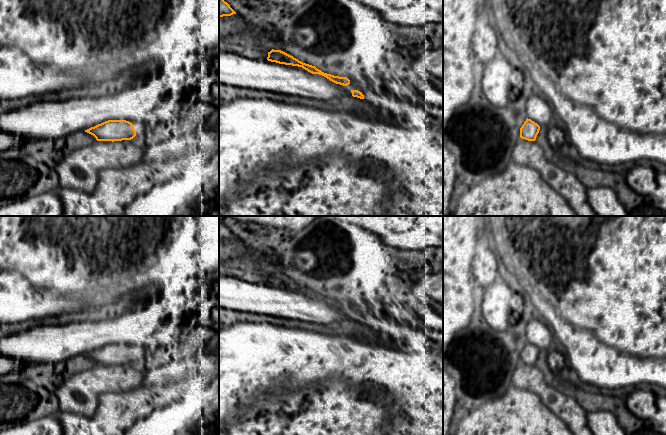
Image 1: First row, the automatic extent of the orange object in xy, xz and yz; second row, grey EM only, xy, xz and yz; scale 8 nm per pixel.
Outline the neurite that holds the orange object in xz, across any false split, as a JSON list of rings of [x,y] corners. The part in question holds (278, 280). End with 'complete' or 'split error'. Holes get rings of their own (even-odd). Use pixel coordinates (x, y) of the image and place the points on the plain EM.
[[[272,273],[270,276],[268,276],[267,284],[271,285],[271,286],[276,286],[279,288],[302,291],[303,293],[307,294],[308,296],[310,296],[312,298],[322,299],[336,308],[340,308],[343,310],[347,310],[350,308],[350,304],[347,301],[339,301],[339,300],[334,300],[331,298],[324,297],[321,294],[317,293],[315,290],[303,287],[303,286],[299,285],[298,283],[294,282],[293,280],[291,280],[281,274]]]; complete

